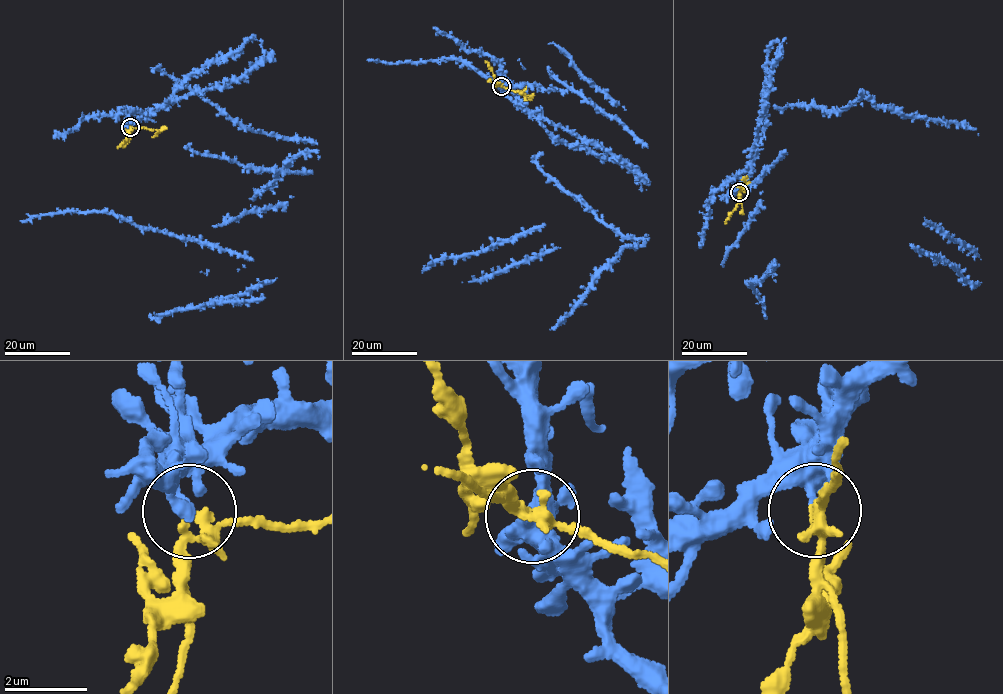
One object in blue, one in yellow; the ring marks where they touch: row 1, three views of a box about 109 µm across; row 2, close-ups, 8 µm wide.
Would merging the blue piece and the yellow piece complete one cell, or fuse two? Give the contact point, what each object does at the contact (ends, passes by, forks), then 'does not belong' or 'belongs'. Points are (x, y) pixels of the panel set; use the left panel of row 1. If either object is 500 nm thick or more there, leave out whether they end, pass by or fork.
place (130, 127); blue ends; yellow forks; does not belong

